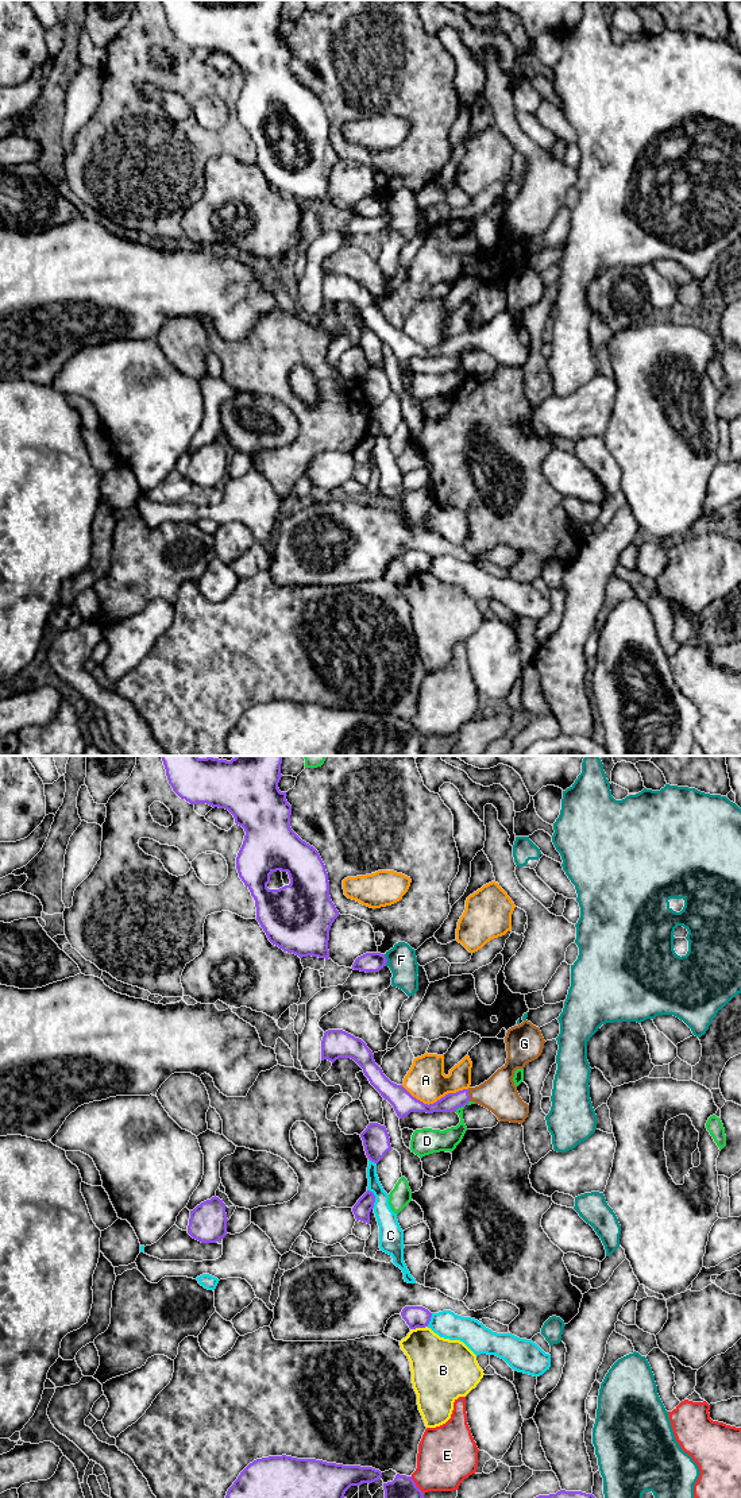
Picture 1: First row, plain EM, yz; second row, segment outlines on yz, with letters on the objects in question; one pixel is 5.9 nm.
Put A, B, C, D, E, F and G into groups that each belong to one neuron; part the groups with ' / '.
A / B / C / D / E / F / G

